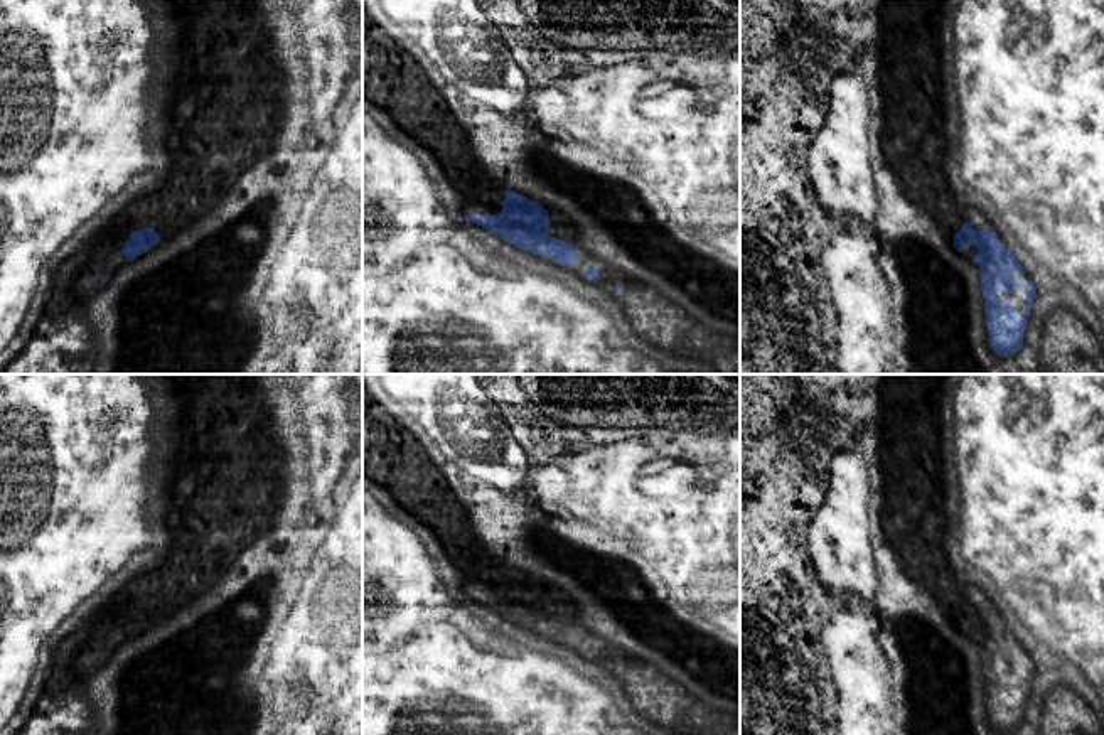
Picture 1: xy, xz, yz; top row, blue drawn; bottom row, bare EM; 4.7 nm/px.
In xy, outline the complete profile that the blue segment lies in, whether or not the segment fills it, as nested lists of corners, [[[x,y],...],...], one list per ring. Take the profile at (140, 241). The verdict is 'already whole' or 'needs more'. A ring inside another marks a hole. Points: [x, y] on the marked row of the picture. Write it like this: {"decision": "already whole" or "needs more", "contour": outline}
{"decision": "needs more", "contour": [[[135,224],[91,238],[54,275],[30,341],[2,374],[89,374],[96,361],[89,302],[118,266],[147,253],[160,238],[153,228]]]}

